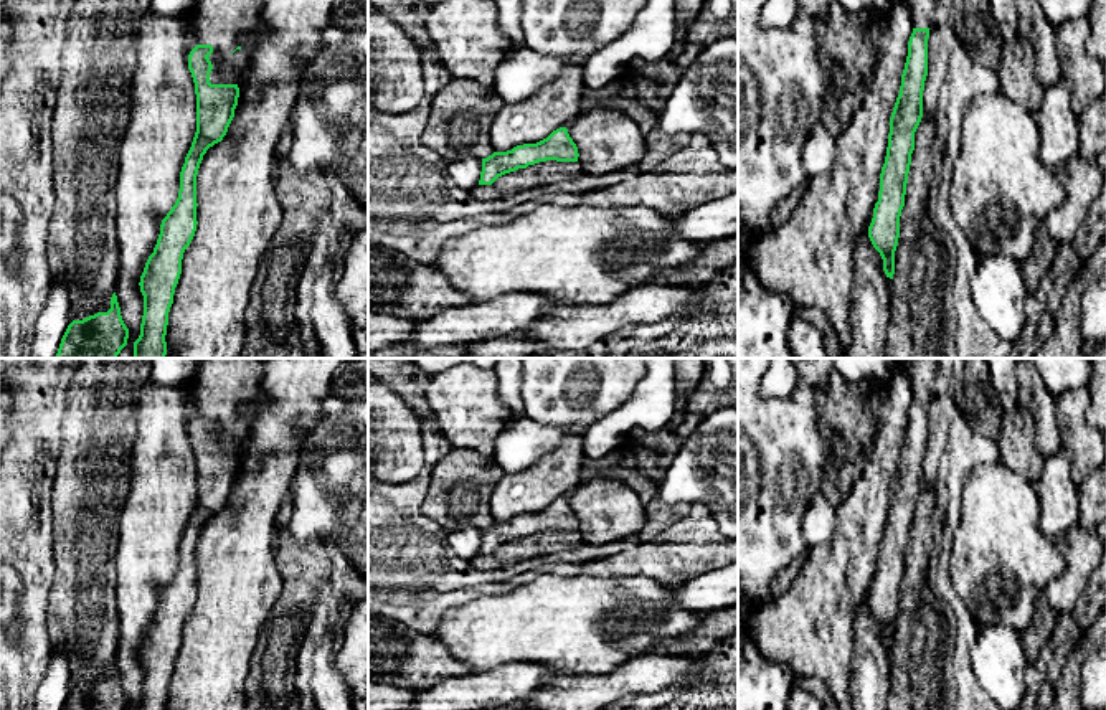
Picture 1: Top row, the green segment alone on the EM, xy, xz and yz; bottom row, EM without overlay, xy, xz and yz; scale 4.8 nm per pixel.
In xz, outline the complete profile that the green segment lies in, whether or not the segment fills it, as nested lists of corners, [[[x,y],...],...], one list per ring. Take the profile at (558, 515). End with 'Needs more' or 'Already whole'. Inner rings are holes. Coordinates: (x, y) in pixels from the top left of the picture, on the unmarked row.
[[[560,497],[536,514],[517,515],[512,520],[494,522],[482,528],[479,555],[492,555],[499,547],[538,532],[578,532],[578,527],[578,517],[570,507],[568,499]]]. Already whole

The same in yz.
[[[896,358],[911,375],[913,403],[901,444],[900,464],[891,487],[885,533],[880,543],[878,571],[868,596],[868,608],[883,629],[886,647],[895,644],[895,621],[900,608],[900,586],[915,520],[915,502],[923,487],[923,461],[928,446],[928,408],[936,378],[938,358]]]. Needs more

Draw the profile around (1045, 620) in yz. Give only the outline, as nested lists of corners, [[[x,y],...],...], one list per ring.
[[[1043,594],[1038,596],[1033,622],[1020,632],[1028,664],[1035,664],[1043,644],[1053,639],[1056,622],[1058,613],[1047,603]]]

